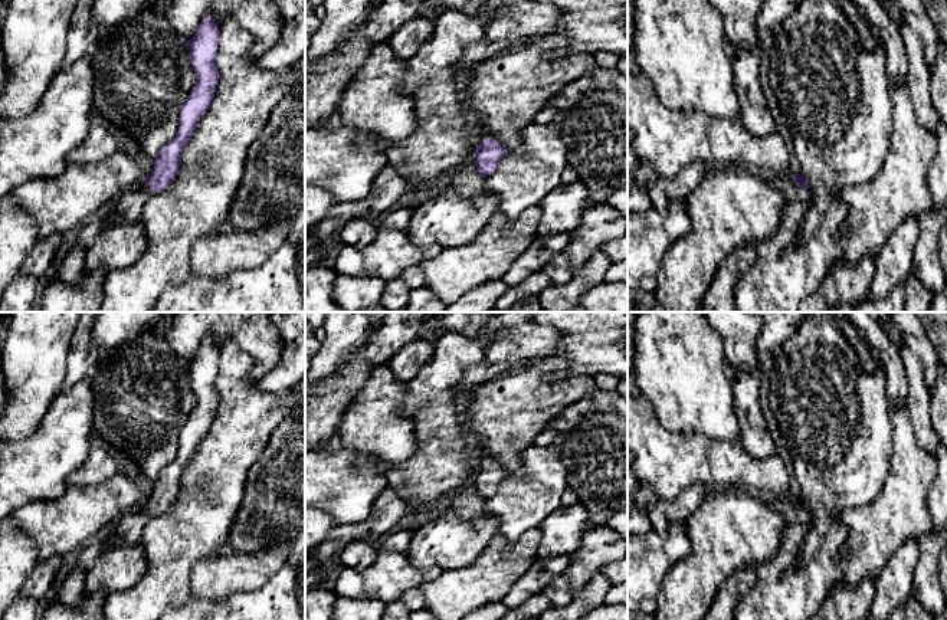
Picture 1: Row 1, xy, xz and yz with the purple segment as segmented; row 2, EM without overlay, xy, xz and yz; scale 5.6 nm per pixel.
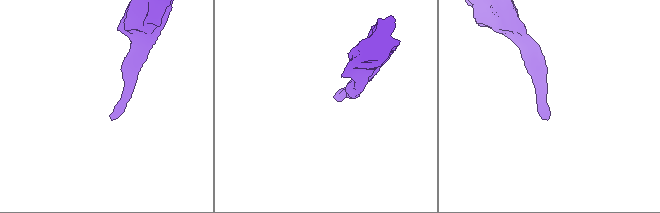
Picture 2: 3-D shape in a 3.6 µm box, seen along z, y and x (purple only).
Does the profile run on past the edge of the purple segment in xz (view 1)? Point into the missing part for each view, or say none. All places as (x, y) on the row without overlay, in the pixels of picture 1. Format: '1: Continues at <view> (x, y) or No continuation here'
1: No continuation here

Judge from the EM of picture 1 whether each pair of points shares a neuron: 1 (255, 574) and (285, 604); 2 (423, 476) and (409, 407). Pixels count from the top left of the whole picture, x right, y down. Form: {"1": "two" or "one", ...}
{"1": "two", "2": "one"}

